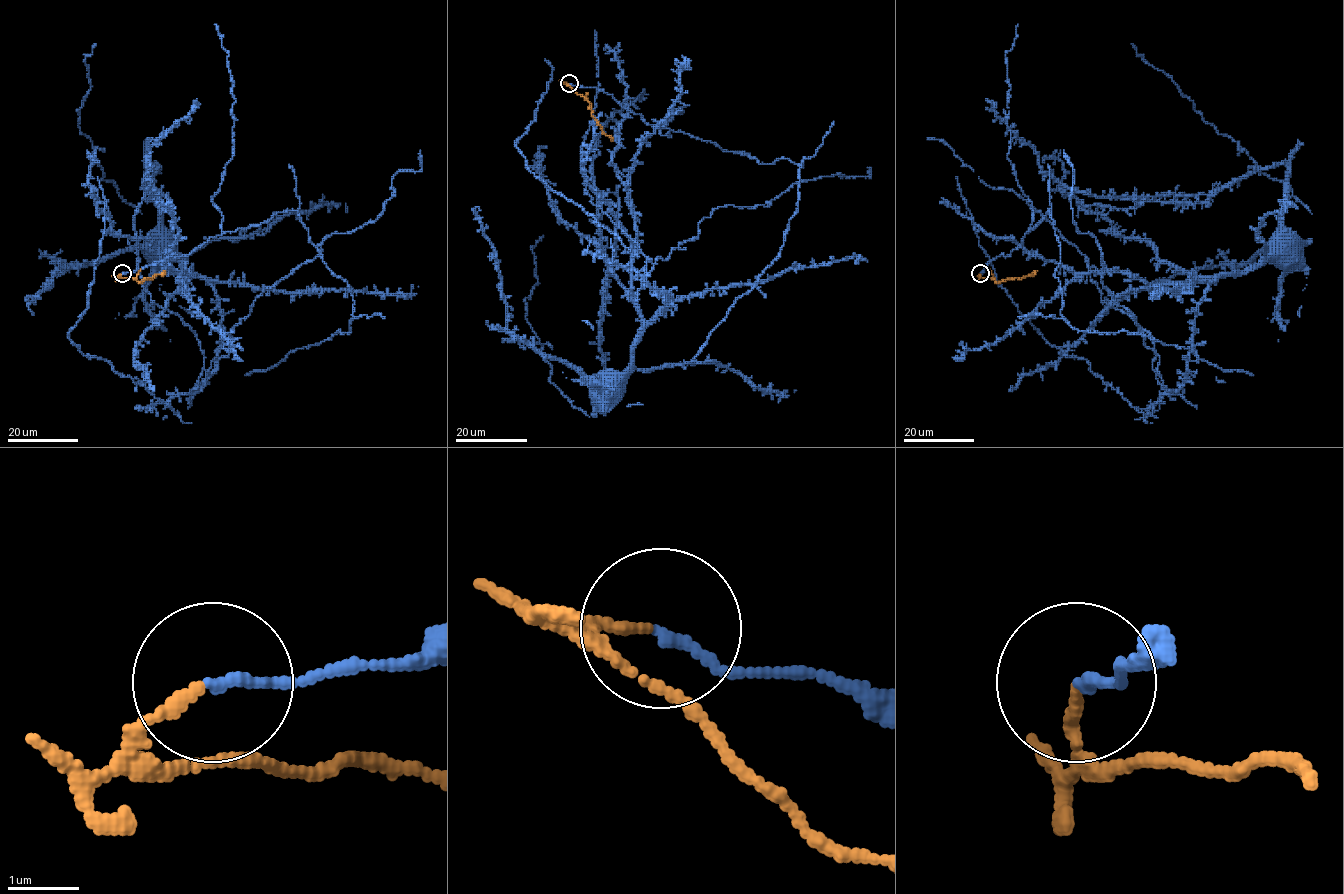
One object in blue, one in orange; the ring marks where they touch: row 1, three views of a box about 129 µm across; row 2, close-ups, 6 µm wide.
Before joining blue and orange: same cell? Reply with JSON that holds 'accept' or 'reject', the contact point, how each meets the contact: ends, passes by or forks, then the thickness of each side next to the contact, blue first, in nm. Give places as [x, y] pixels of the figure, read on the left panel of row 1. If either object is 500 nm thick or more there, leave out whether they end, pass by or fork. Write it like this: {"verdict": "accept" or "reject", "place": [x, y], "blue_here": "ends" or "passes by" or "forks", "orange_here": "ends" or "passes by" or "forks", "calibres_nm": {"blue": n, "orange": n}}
{"verdict": "reject", "place": [122, 273], "blue_here": "ends", "orange_here": "ends", "calibres_nm": {"blue": 140, "orange": 150}}

